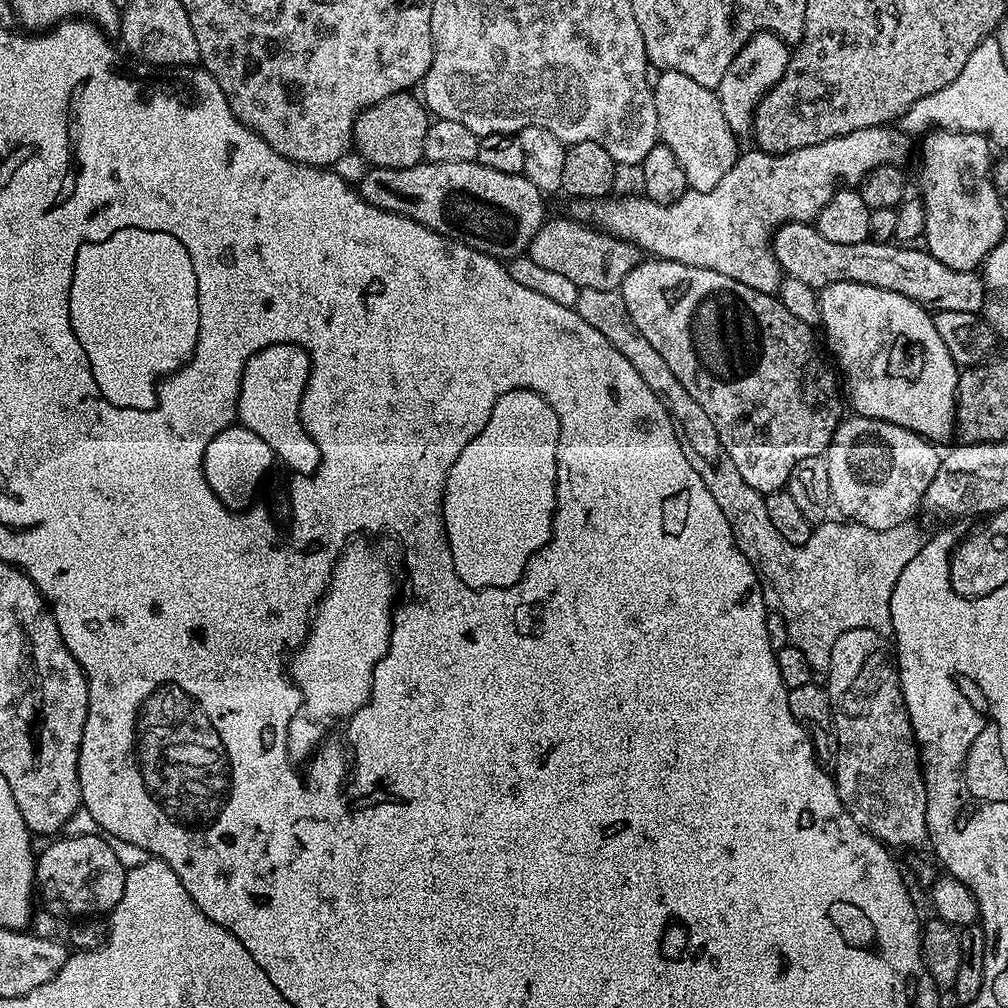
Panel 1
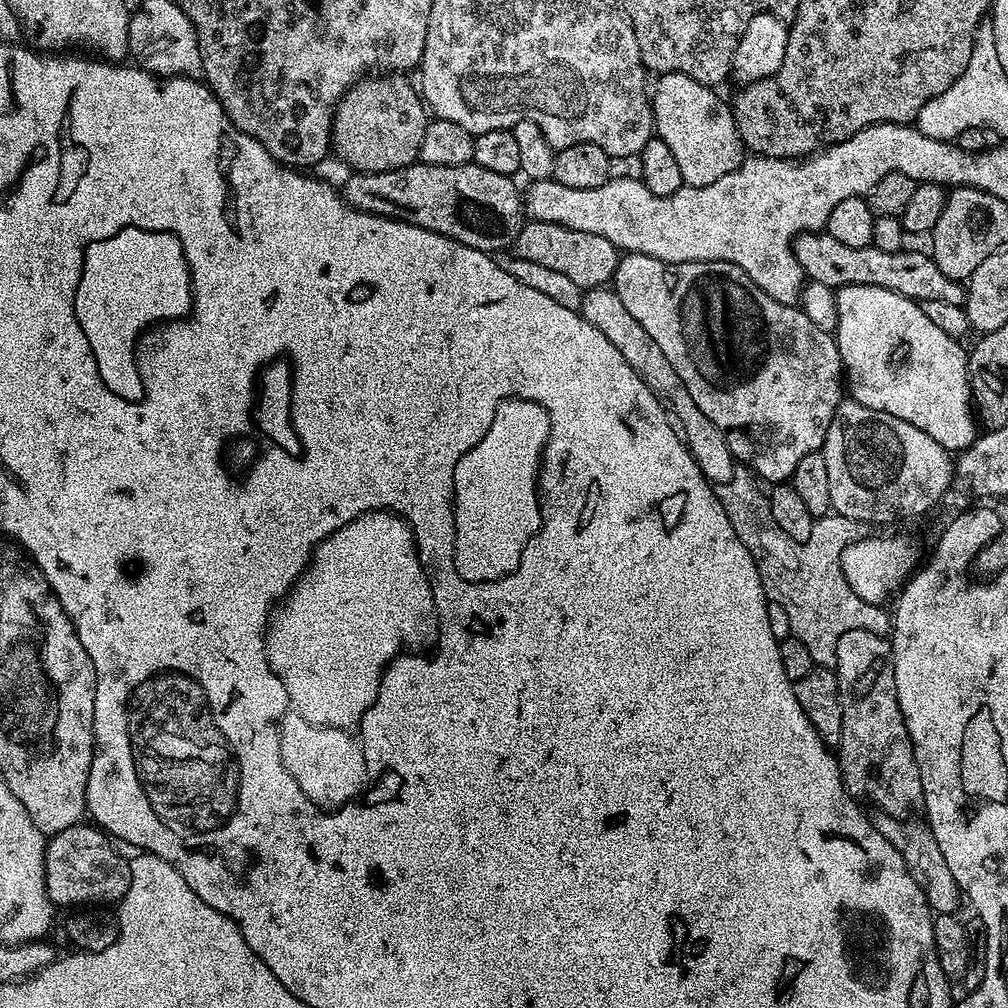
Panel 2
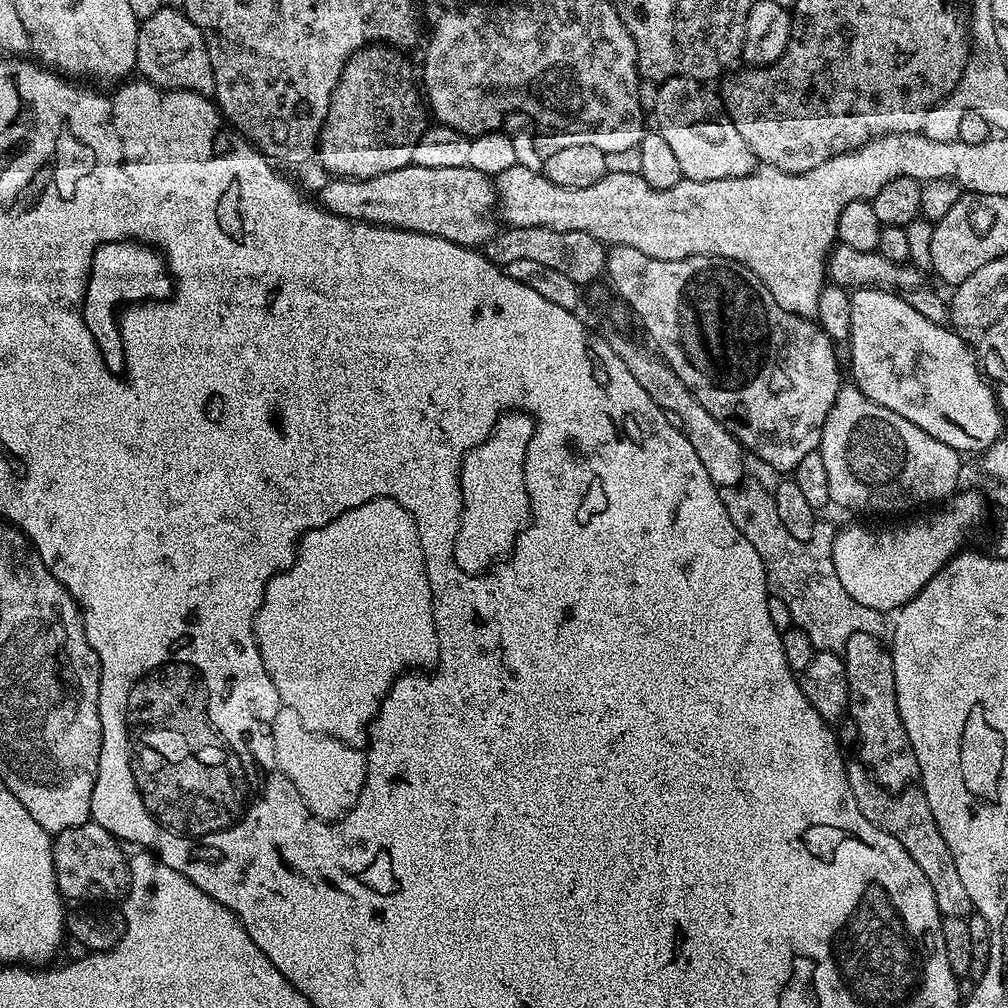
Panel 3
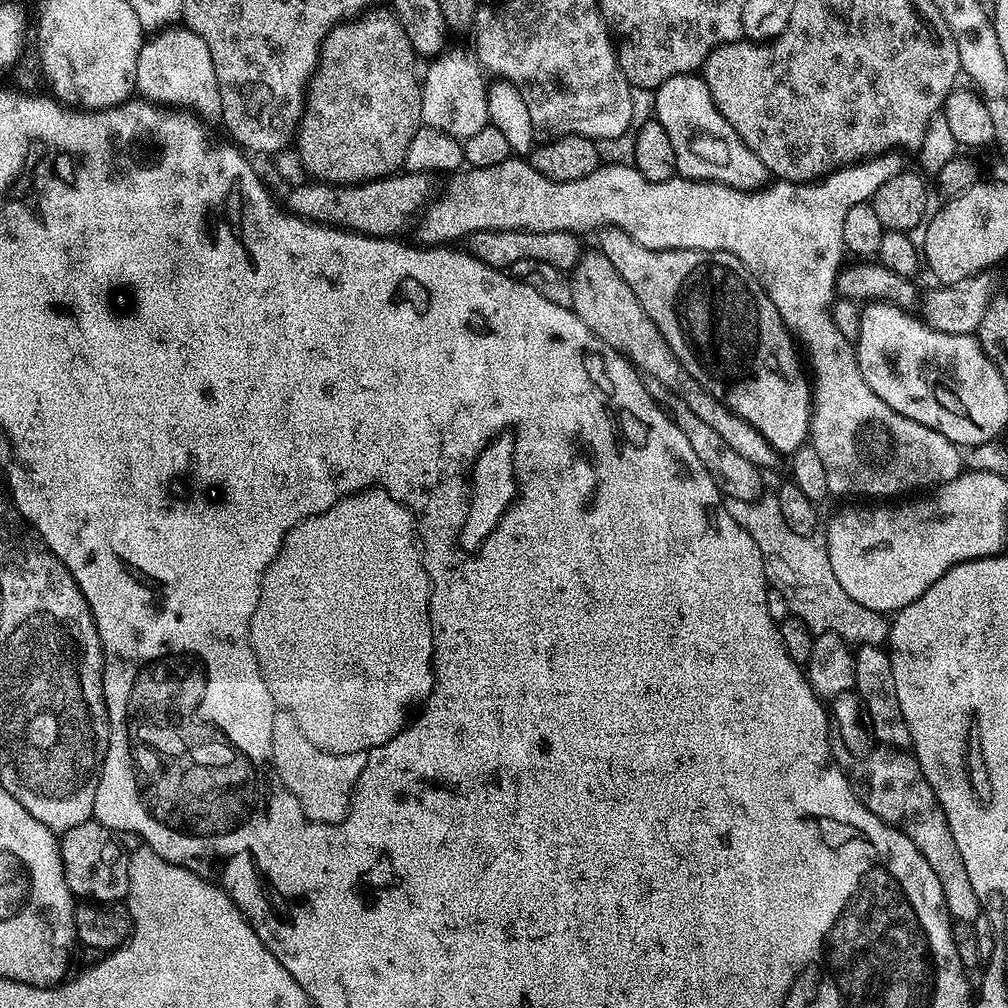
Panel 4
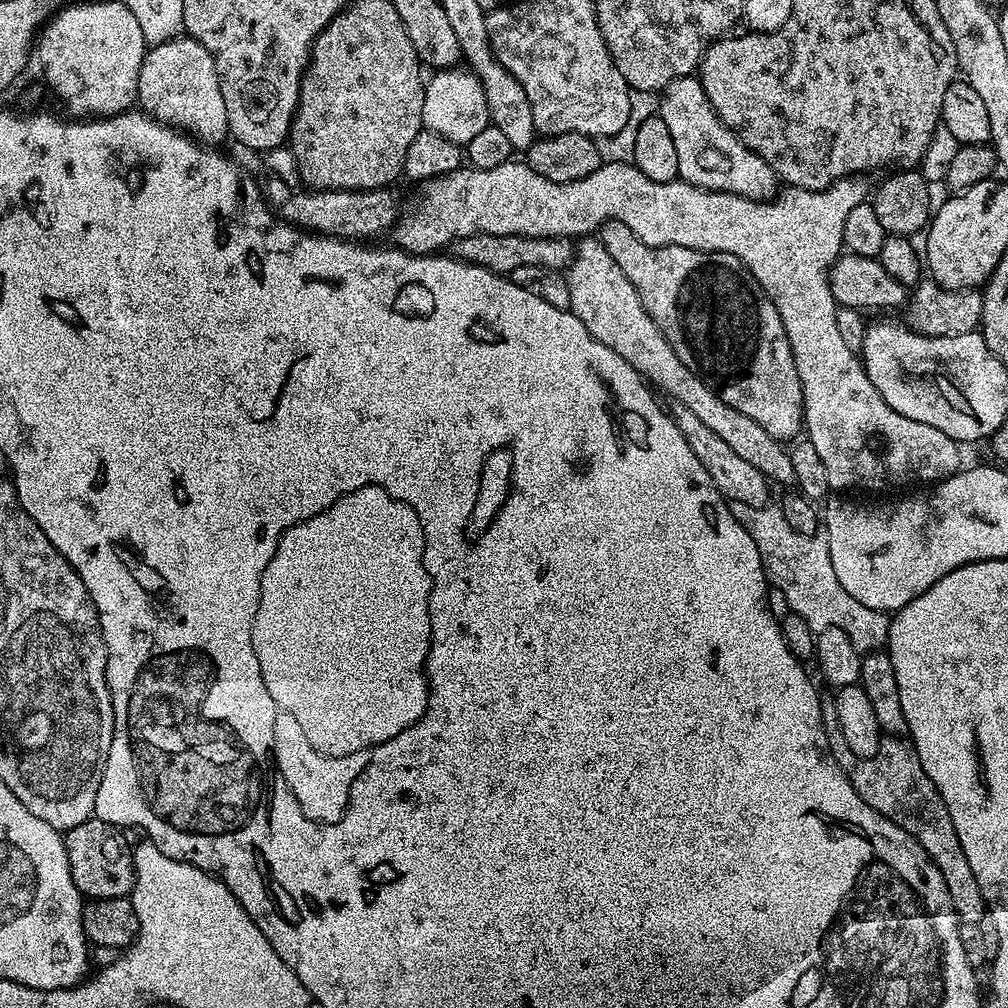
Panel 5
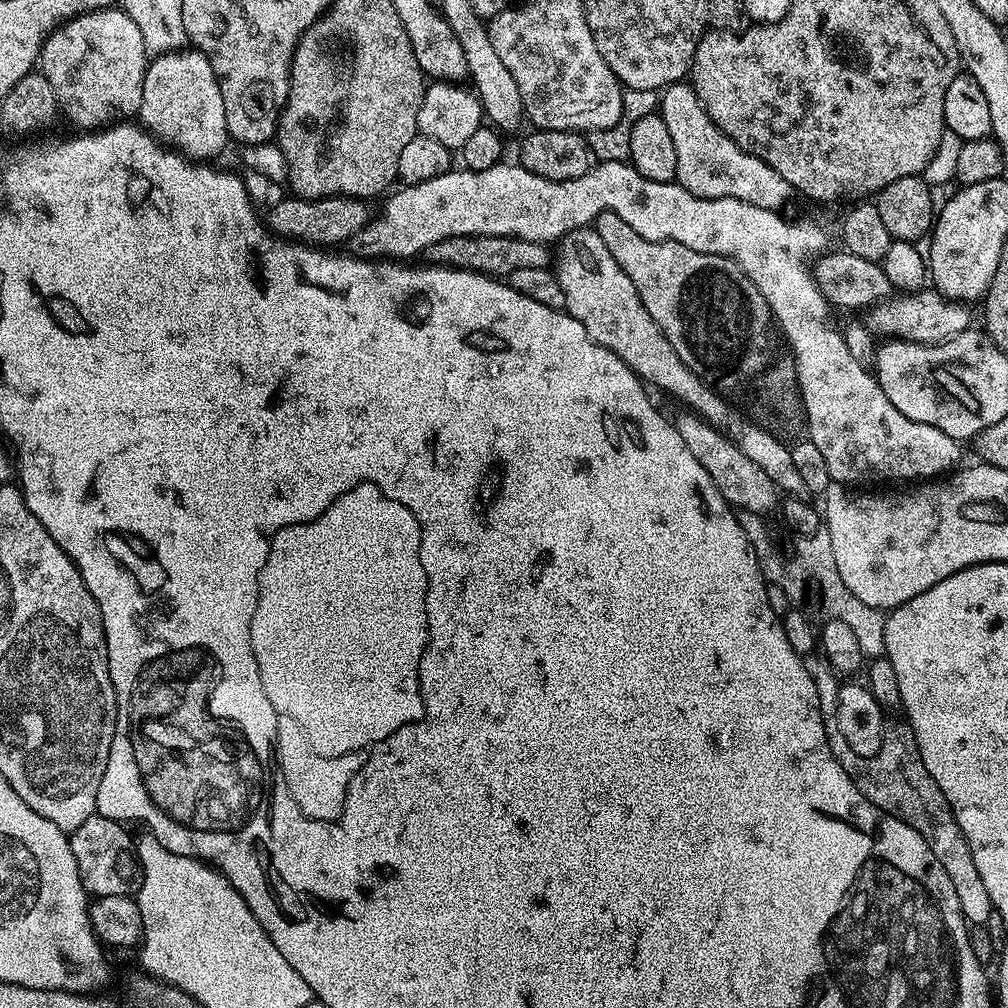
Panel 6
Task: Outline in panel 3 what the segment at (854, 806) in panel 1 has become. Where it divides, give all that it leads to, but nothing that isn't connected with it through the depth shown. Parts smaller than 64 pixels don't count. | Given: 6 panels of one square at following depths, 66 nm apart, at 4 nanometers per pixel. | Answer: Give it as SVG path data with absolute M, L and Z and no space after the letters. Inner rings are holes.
M865 632L851 635L842 649L848 683L847 715L856 723L860 735L859 763L871 772L883 788L903 790L920 775L918 758L910 746L910 738L902 726L896 705L894 662L892 653L877 637Z

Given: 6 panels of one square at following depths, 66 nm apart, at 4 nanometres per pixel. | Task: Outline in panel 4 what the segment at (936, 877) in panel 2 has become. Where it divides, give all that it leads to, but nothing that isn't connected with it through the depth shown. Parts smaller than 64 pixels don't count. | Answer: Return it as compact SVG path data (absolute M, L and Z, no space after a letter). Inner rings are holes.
M839 738L836 740L836 752L840 752L840 760L848 764L845 774L852 772L848 780L866 810L882 818L882 822L886 822L891 828L897 828L902 834L906 834L906 838L910 838L910 842L914 842L914 846L922 850L922 858L930 862L934 875L942 886L948 914L953 921L975 925L982 916L978 894L974 894L974 886L970 886L970 877L966 875L966 865L962 862L962 854L958 854L958 846L954 846L954 834L950 834L946 814L930 782L926 782L926 774L922 774L915 755L906 756L898 753L901 752L898 750L884 750L884 753L881 751L879 754L851 759Z

